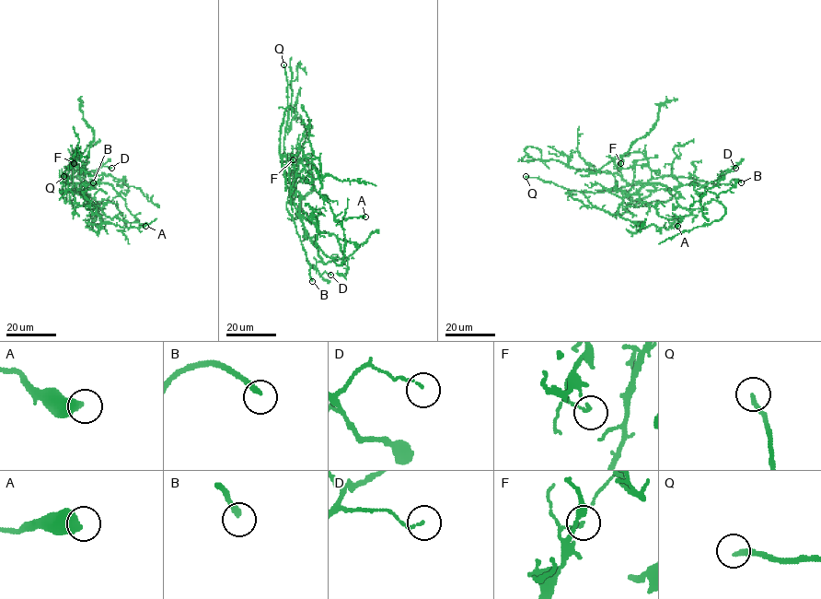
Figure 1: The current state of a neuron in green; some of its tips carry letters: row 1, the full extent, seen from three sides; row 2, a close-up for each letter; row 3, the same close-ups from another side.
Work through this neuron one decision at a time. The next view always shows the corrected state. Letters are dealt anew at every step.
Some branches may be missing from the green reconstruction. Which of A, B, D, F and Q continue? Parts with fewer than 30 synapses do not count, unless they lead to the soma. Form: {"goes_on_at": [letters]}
{"goes_on_at": ["B"]}

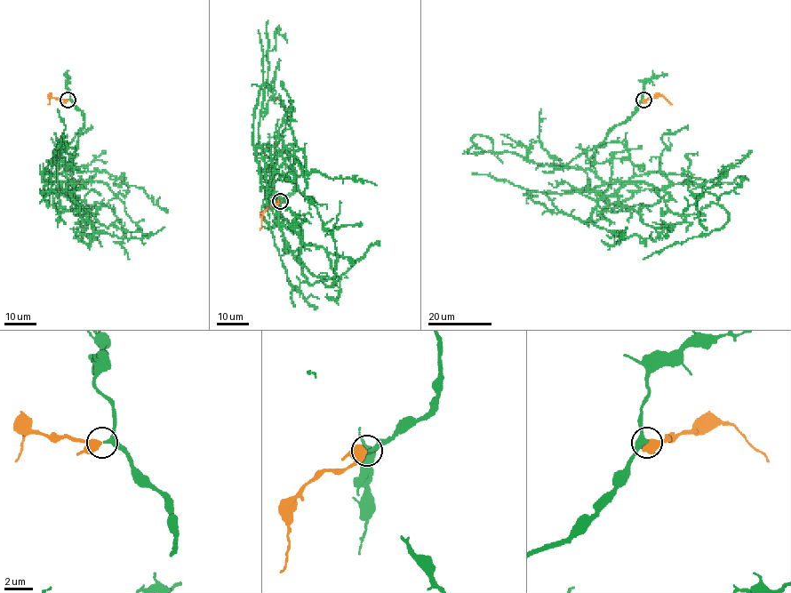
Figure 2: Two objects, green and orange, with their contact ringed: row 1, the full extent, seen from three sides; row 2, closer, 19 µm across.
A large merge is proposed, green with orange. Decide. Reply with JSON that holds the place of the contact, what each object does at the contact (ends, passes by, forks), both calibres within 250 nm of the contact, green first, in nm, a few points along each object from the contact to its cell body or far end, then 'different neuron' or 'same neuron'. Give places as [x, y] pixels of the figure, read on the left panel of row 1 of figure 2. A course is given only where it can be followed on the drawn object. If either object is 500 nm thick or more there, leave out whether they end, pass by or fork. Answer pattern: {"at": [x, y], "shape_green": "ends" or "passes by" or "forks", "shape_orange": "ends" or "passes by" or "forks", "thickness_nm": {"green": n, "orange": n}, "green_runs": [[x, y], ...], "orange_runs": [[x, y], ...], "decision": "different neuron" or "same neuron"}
{"at": [67, 100], "shape_green": "passes by", "shape_orange": "passes by", "thickness_nm": {"green": 240, "orange": 480}, "green_runs": [[68, 100], [84, 124], [54, 176], [89, 215], [111, 209], [128, 259]], "orange_runs": [[67, 100], [50, 96], [48, 104]], "decision": "same neuron"}

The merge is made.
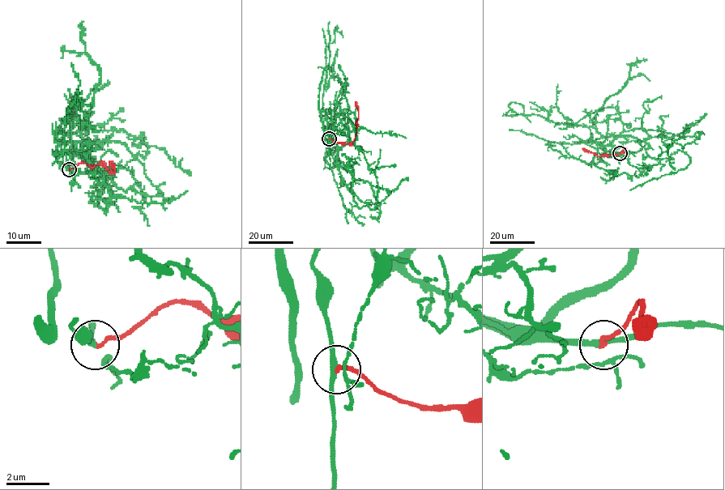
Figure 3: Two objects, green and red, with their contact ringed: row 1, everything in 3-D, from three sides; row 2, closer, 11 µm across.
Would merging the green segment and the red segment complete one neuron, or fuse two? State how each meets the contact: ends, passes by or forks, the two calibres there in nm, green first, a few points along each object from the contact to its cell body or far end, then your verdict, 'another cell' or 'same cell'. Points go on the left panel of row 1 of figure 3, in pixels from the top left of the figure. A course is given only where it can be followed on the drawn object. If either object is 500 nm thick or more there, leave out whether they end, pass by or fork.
green forks there; red ends there; 190 nm thick on the green side, 180 nm on the other; green runs (69, 169), (66, 153), (87, 155), (76, 154), (81, 142), (105, 178), (123, 166), (147, 225); red runs (69, 169), (83, 163), (89, 165), (103, 164), (115, 173), (109, 162); same cell

